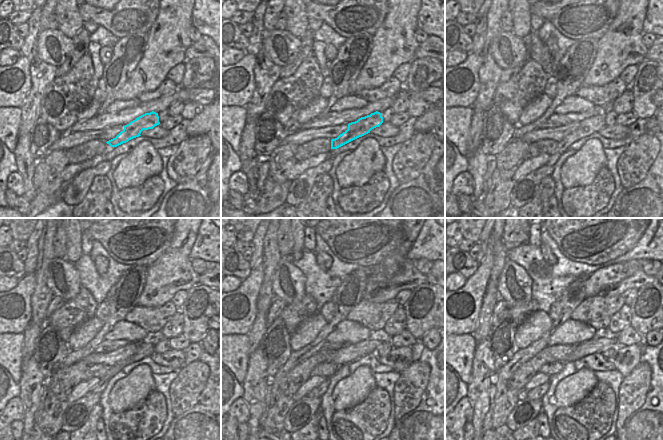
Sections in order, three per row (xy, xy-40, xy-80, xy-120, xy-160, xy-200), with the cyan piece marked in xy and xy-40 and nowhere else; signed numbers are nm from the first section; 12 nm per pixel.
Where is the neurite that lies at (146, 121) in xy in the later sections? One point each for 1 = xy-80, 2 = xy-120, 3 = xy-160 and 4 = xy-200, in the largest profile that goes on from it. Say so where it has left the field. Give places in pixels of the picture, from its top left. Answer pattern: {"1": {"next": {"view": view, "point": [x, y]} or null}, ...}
{"1": {"next": {"view": "xy-80", "point": [593, 124]}}, "2": {"next": {"view": "xy-120", "point": [143, 349]}}, "3": {"next": {"view": "xy-160", "point": [318, 391]}}, "4": {"next": {"view": "xy-200", "point": [537, 393]}}}

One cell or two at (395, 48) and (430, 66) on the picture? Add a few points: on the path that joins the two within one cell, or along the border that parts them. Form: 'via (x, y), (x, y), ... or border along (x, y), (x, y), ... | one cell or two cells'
border along (414, 58), (410, 62) | two cells

